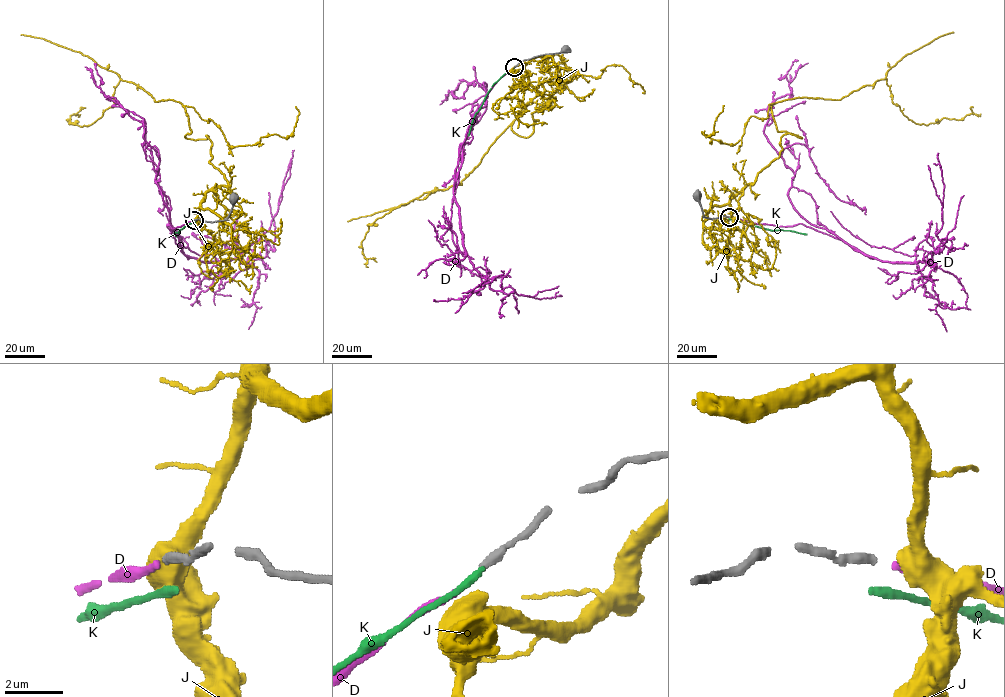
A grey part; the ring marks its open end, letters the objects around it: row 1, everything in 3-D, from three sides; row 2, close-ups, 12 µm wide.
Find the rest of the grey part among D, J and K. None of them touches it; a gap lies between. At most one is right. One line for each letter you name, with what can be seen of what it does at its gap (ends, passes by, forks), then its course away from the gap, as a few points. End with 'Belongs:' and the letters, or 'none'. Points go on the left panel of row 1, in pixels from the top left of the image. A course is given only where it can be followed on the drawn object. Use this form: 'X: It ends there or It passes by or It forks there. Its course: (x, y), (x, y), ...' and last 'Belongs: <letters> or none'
D: It ends there. Its course: (193, 220), (169, 226), (180, 248), (155, 180), (158, 155), (143, 136), (142, 123), (106, 97), (85, 66)
Belongs: D

